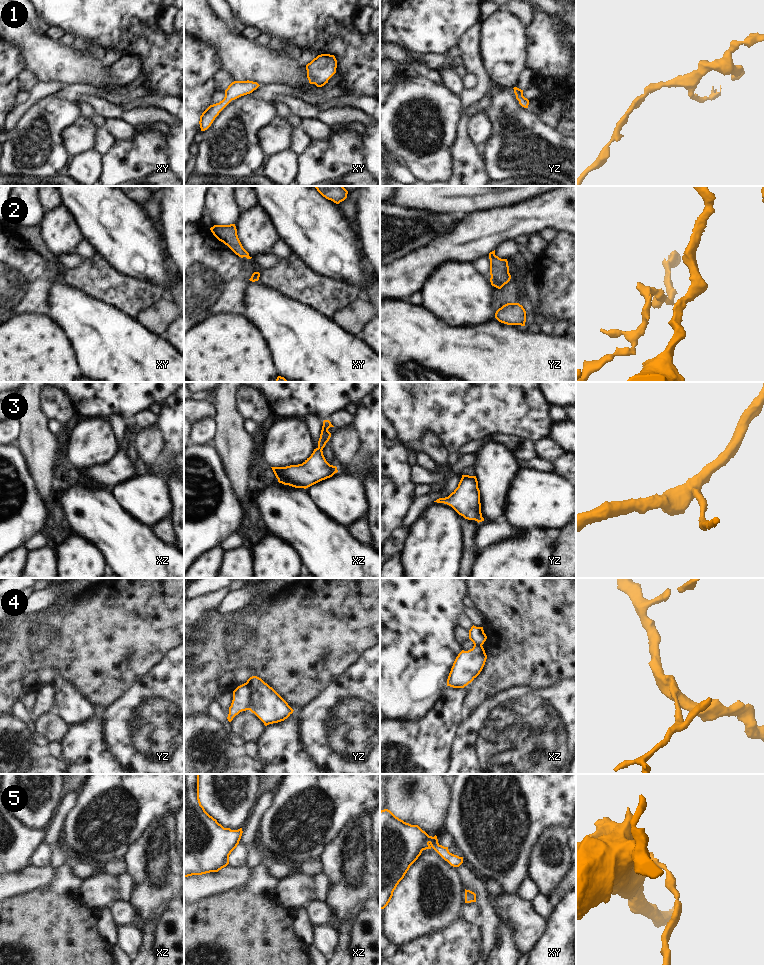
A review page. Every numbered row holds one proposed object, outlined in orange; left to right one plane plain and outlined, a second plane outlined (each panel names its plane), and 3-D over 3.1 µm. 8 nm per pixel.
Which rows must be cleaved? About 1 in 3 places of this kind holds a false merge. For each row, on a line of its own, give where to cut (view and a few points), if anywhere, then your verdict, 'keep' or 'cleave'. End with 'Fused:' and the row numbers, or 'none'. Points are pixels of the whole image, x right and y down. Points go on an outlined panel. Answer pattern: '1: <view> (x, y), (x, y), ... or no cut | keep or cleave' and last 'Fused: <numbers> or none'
1: no cut | keep
2: no cut | keep
3: no cut | keep
4: yz (246, 682), (251, 689), (249, 709) | cleave
5: no cut | keep
Fused: 4

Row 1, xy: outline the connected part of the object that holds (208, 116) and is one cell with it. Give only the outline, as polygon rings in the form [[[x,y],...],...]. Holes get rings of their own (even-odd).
[[[234,81],[225,90],[225,97],[219,103],[210,105],[200,116],[201,131],[207,130],[219,113],[232,101],[241,96],[252,93],[260,85],[253,81]]]

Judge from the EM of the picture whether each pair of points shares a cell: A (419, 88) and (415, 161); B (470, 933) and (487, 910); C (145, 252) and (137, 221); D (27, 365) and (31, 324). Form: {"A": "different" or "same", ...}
{"A": "same", "B": "different", "C": "same", "D": "same"}

